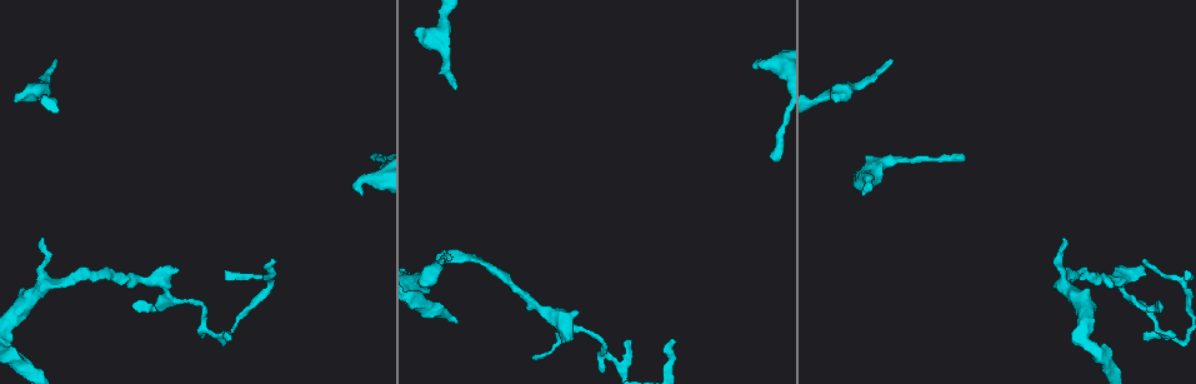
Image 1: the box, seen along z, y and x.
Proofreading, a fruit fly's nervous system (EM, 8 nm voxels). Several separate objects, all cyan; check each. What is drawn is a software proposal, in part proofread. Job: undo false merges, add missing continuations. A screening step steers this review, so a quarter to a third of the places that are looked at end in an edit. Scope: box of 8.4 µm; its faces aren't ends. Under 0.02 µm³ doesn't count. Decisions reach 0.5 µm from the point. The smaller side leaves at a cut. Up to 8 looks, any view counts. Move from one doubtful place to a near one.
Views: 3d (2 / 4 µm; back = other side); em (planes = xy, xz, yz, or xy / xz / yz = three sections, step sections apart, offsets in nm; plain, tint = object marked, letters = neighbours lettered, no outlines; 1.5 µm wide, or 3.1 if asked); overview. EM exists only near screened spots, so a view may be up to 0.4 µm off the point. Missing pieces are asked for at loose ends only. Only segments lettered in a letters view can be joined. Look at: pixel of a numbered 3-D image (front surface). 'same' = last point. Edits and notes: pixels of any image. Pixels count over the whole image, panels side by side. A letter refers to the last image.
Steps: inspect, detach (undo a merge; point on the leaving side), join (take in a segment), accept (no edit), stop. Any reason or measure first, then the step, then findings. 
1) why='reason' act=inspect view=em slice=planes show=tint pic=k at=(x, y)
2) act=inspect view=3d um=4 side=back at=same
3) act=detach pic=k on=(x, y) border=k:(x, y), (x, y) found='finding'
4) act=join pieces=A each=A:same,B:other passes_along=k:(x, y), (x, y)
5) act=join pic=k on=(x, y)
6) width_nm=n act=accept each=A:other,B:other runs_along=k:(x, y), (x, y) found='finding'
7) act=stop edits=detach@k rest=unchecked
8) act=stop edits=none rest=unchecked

why='tapers out' act=inspect view=3d um=2 pic=1 at=(889, 59)

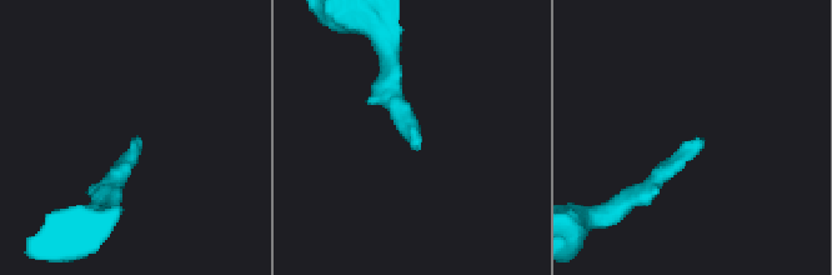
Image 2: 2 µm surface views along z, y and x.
act=inspect view=em slice=planes show=tint pic=2 at=(137, 137)

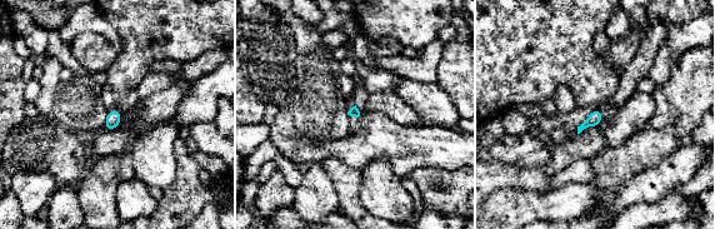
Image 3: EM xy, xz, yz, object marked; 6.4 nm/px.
why='see the neighbours' act=inspect view=em slice=planes show=letters at=same

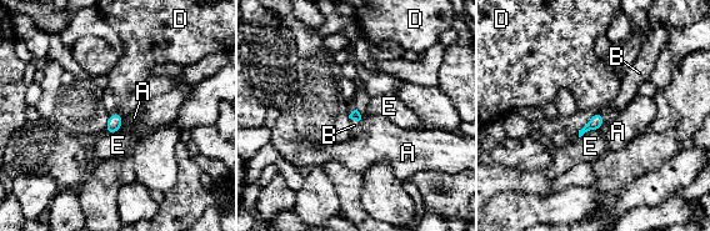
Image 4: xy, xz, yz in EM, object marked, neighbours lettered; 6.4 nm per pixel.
act=join pieces=B each=A:other,B:same,D:other,E:other passes_along=4:(355, 115), (355, 119), (354, 125) found='the cell continues'

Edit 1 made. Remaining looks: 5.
why='thin end' act=inspect view=3d um=2 side=back pic=1 at=(439, 261)

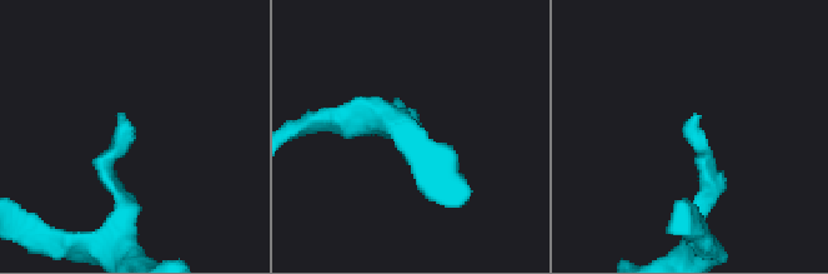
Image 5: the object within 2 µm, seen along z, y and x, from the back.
why='now the EM' act=inspect view=em slice=planes show=letters pic=5 at=(696, 114)

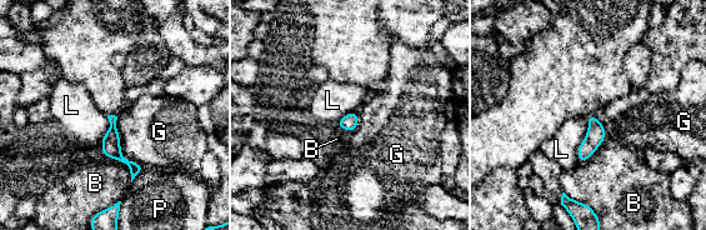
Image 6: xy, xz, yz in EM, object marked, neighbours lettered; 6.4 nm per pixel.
act=accept each=B:other,G:other,L:other,P:other runs_along=6:(111, 118), (113, 149), (134, 171) found='no lettered segment goes on from it'

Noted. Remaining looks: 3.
why='free end' act=inspect view=3d um=4 pic=1 at=(757, 61)

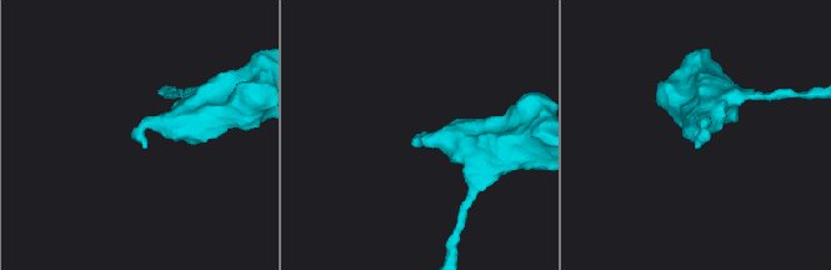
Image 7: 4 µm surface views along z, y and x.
why='now the EM' act=inspect view=em slice=planes show=letters pic=7 at=(426, 133)

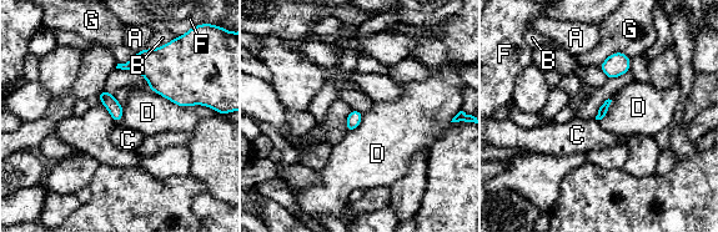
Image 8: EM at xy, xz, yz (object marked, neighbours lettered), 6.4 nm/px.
act=accept each=A:other,B:other,C:other,D:other,F:other,G:other border=8:(149, 87), (181, 106), (206, 106) found='none of them fits'

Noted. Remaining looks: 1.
act=stop edits=join@4 rest=unchecked

